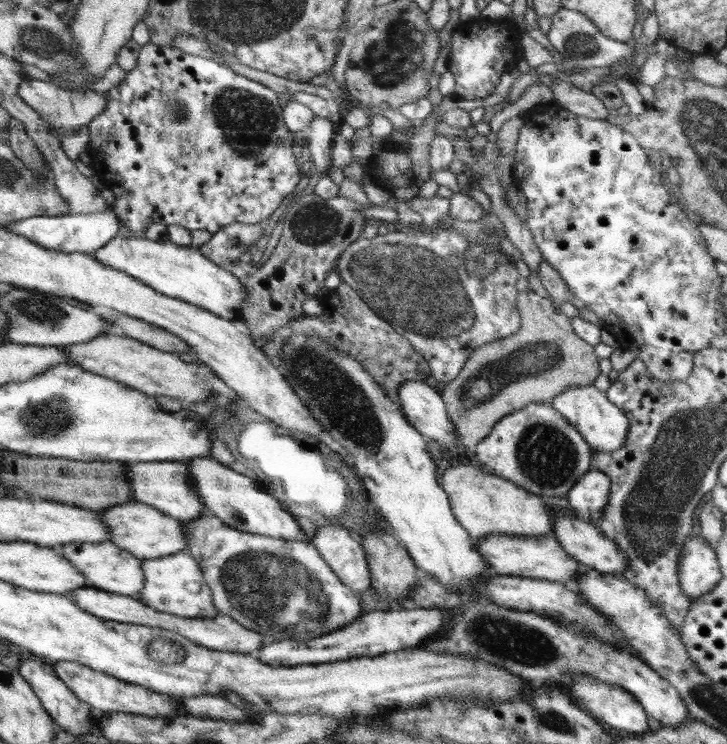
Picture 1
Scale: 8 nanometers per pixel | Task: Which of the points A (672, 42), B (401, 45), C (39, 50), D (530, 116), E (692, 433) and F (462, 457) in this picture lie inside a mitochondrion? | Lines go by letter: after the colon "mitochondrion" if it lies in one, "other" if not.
A: other
B: mitochondrion
C: mitochondrion
D: other
E: mitochondrion
F: other

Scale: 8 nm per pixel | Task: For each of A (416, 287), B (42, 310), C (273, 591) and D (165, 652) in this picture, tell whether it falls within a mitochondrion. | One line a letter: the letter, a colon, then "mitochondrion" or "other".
A: mitochondrion
B: mitochondrion
C: mitochondrion
D: mitochondrion

